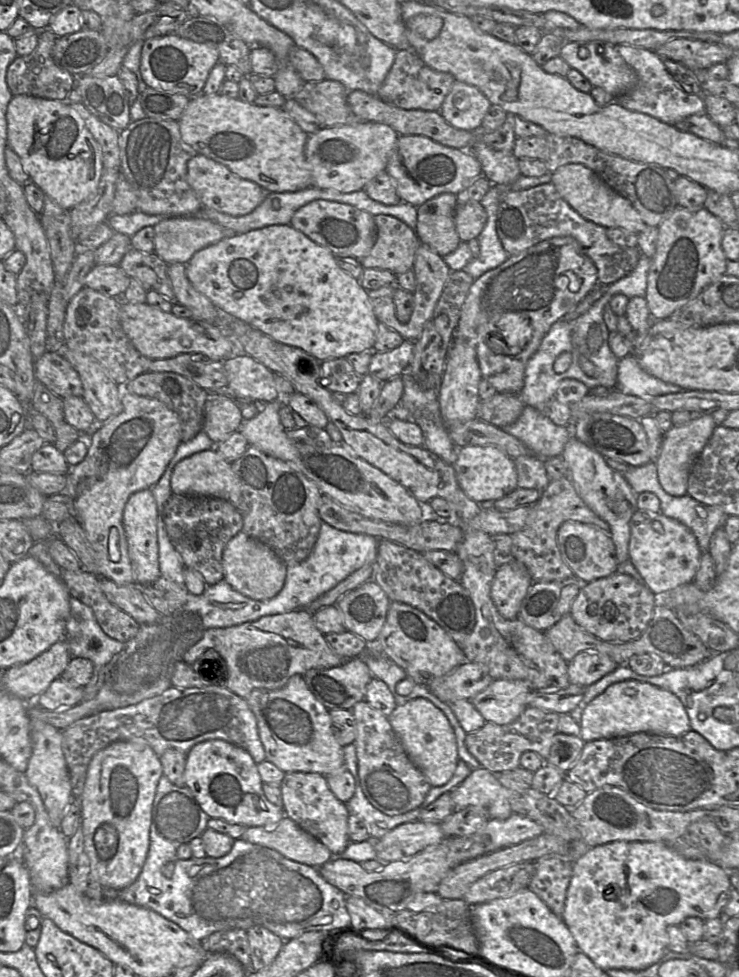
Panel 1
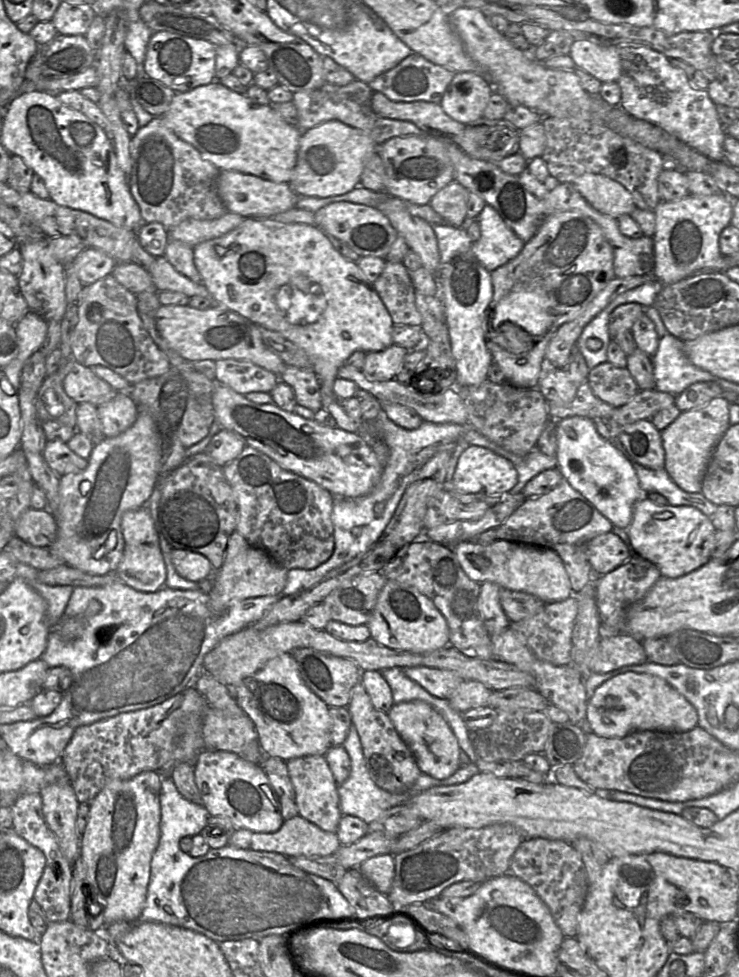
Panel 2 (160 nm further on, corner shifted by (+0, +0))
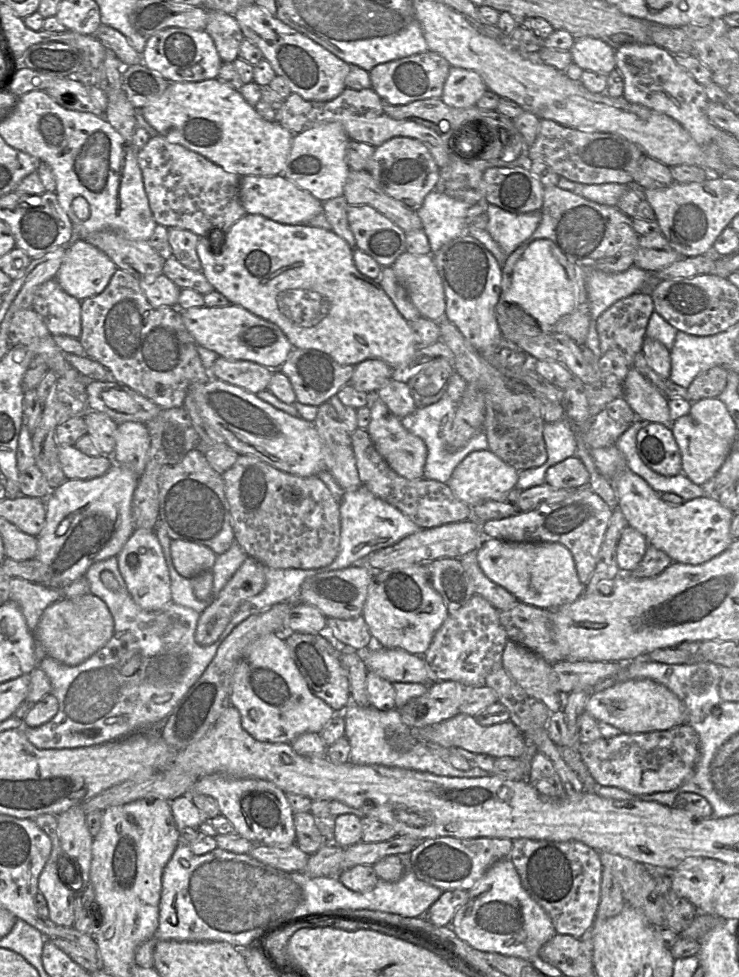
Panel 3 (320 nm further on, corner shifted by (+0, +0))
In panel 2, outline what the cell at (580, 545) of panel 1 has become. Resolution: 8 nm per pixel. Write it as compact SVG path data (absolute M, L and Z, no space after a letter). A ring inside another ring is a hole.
M609 532L589 540L585 544L585 554L593 576L601 577L627 562L633 552L617 534Z

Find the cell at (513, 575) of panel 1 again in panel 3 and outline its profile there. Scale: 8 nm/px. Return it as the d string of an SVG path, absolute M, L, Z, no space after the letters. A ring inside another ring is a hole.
M475 594L460 609L448 613L424 654L424 660L432 672L433 682L456 681L469 687L484 685L491 672L503 667L502 656L508 641L499 611L484 597Z

